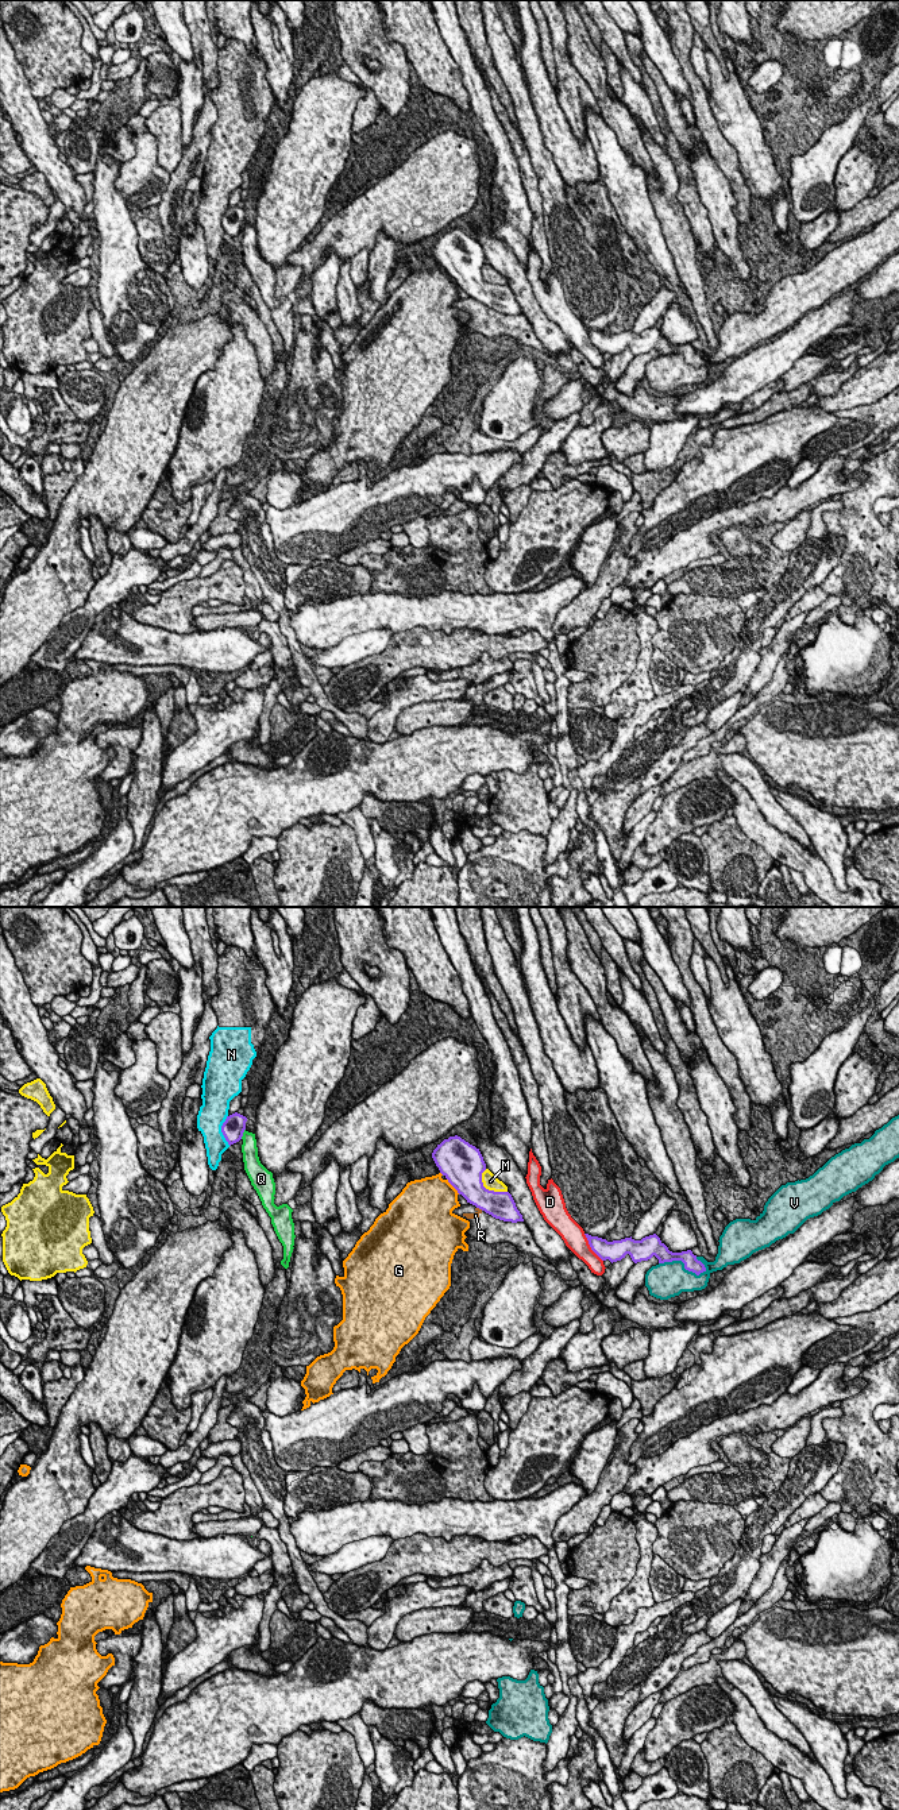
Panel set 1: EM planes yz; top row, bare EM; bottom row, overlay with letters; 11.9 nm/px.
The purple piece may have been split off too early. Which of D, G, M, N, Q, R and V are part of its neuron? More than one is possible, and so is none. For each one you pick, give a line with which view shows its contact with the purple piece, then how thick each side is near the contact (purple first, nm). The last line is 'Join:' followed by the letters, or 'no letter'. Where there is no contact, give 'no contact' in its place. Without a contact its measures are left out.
Join: no letter

